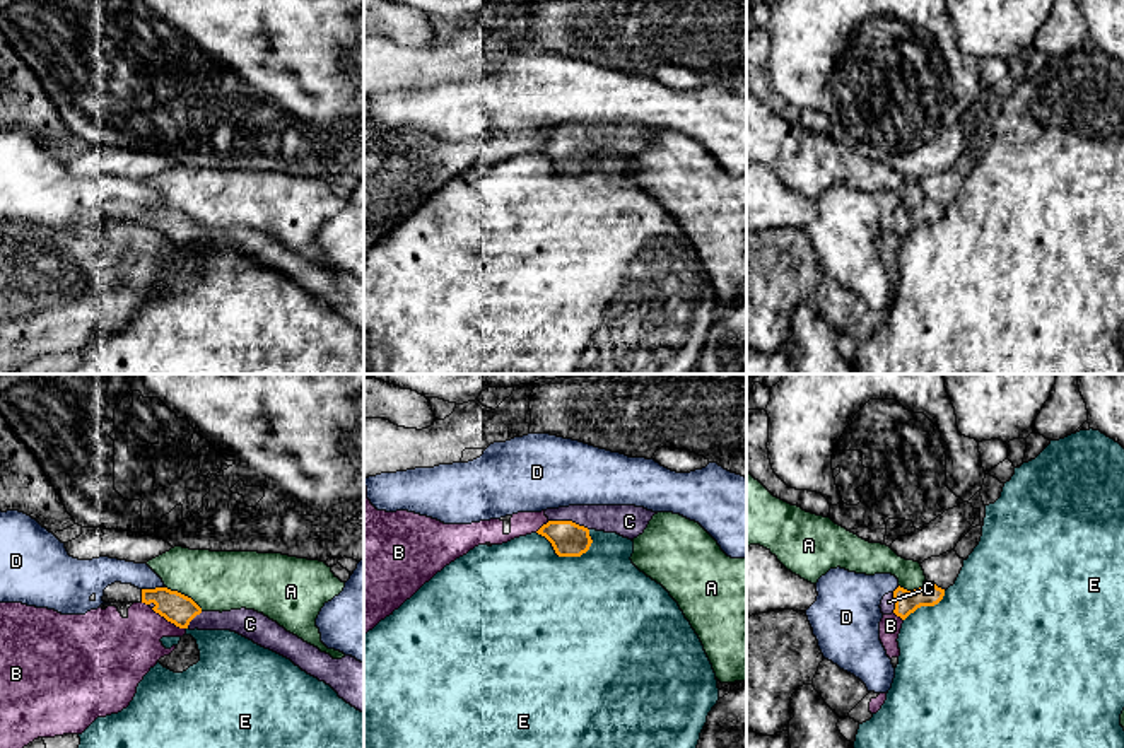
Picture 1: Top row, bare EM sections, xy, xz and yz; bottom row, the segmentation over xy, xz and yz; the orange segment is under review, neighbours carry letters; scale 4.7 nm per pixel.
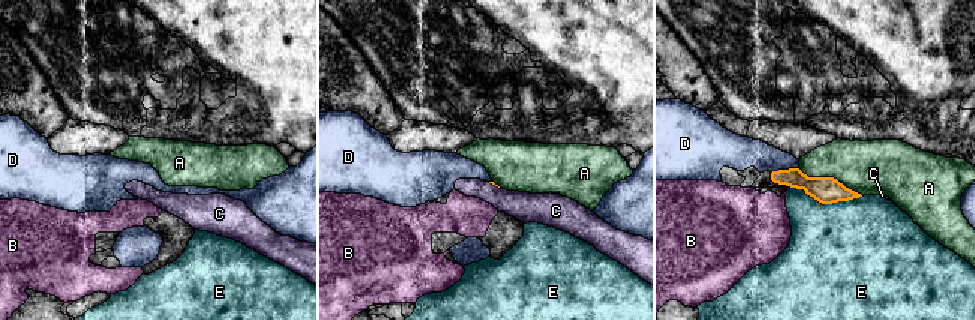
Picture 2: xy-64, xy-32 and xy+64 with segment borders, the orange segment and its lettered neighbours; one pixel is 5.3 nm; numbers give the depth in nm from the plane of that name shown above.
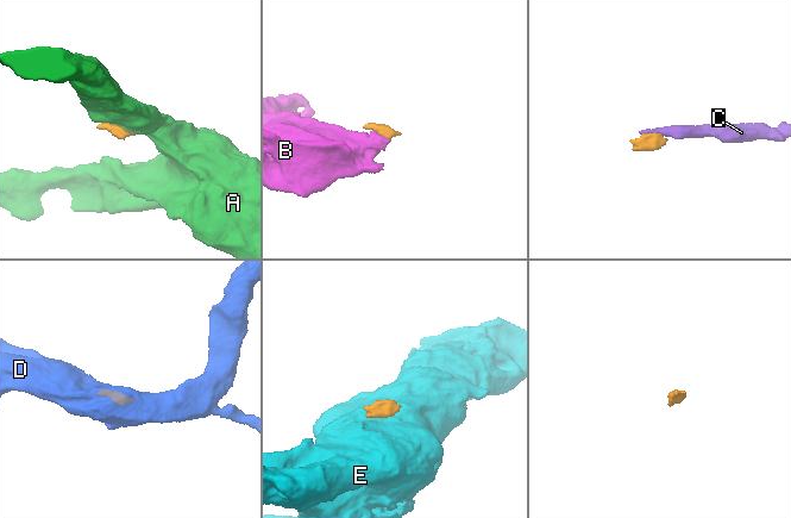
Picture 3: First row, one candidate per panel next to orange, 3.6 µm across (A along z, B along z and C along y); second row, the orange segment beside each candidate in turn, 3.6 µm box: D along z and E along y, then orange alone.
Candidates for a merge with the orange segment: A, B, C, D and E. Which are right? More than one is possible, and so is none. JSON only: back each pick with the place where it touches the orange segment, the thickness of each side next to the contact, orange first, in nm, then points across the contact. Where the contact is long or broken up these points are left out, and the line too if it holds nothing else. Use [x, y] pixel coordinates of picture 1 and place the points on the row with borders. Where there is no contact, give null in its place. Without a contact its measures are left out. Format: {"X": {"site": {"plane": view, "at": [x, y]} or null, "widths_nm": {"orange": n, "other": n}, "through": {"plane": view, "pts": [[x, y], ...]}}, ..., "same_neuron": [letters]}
{"C": {"site": {"plane": "xz", "at": [569, 521]}, "widths_nm": {"orange": 160, "other": 140}, "through": {"plane": "xz", "pts": [[567, 538], [569, 521], [622, 520]]}}, "same_neuron": ["C"]}

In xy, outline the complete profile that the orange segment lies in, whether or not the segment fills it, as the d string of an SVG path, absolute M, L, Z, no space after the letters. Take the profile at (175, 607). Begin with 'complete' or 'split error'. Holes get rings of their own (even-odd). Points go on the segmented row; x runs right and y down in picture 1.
split error; M167 587L142 589L142 603L179 628L236 632L290 659L364 712L364 663L352 656L333 659L255 610L203 611L191 598Z

